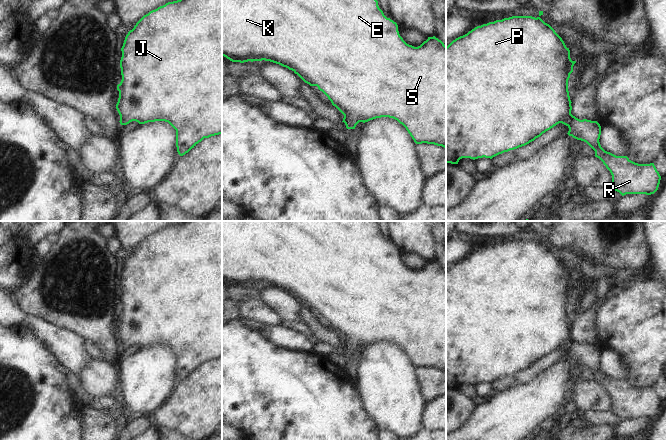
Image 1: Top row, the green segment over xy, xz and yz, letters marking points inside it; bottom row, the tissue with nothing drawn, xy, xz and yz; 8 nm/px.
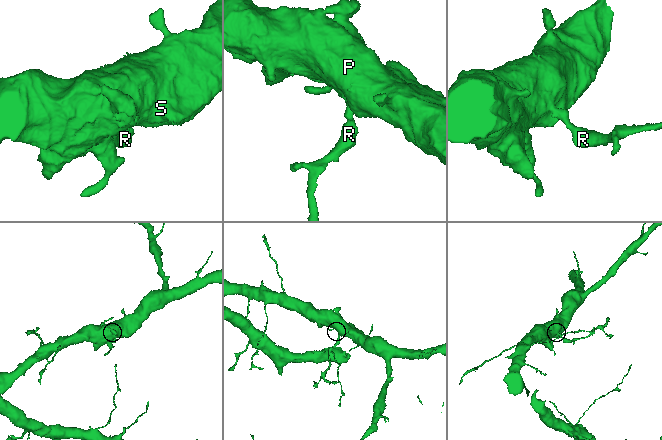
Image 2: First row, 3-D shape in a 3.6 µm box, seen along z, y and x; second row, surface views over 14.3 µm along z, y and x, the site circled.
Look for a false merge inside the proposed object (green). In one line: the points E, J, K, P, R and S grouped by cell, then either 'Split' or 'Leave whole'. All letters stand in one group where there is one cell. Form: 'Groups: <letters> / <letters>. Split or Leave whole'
Groups: E J K P R S. Leave whole.

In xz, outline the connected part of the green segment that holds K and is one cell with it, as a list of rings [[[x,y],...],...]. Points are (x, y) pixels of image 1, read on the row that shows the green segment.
[[[222,0],[222,56],[232,62],[270,61],[292,70],[305,83],[317,86],[332,105],[343,115],[347,129],[355,129],[359,122],[389,117],[402,124],[416,144],[434,144],[446,148],[446,46],[436,38],[428,37],[420,46],[407,44],[400,36],[396,22],[387,18],[377,0]]]

